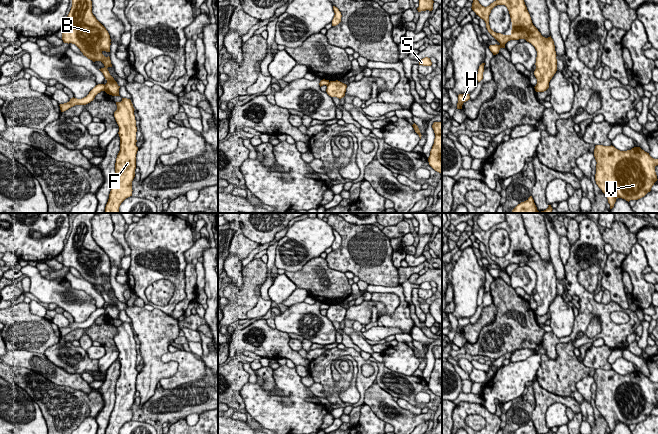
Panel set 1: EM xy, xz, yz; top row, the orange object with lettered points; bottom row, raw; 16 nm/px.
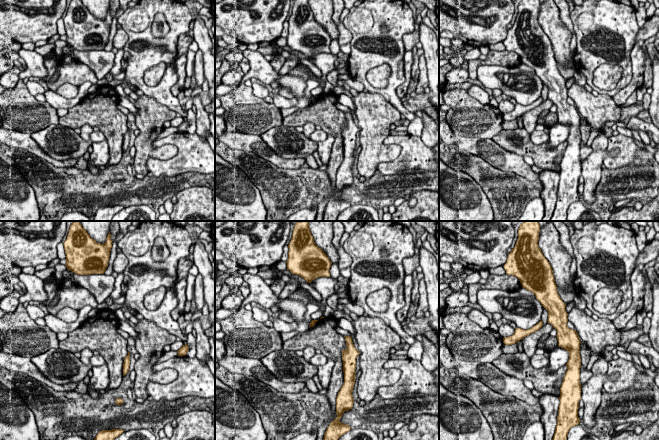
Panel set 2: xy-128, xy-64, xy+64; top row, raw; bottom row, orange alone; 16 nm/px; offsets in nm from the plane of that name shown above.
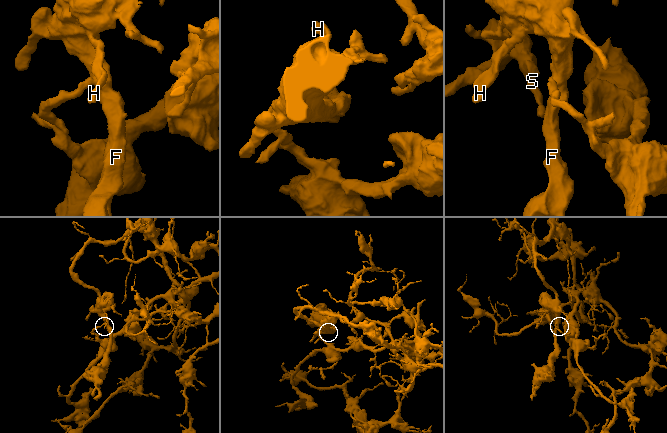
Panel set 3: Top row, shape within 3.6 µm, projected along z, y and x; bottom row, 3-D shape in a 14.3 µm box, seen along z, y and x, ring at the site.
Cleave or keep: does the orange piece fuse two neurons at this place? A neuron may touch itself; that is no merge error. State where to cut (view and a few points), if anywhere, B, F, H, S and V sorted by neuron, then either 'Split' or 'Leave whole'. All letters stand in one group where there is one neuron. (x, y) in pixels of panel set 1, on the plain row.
Split along xy (105, 309), (103, 314). Groups: B F H / S V. Split

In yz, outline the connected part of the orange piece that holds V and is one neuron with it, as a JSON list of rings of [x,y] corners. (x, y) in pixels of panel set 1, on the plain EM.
[[[596,369],[594,381],[597,386],[595,405],[608,423],[610,433],[614,431],[617,422],[626,425],[638,424],[651,415],[652,410],[658,404],[655,391],[658,383],[652,382],[649,377],[640,371],[631,374],[620,375],[614,370]]]

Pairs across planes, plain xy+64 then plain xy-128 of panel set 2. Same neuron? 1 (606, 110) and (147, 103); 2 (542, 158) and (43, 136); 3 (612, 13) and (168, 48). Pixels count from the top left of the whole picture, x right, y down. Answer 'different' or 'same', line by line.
1: same
2: same
3: same

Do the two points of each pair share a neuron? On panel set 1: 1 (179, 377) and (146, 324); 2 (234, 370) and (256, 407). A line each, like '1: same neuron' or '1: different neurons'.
1: different neurons
2: different neurons

